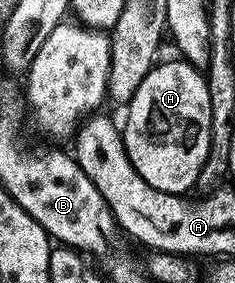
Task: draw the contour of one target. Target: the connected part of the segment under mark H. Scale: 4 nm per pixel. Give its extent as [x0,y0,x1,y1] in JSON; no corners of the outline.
[122,61,210,195]

